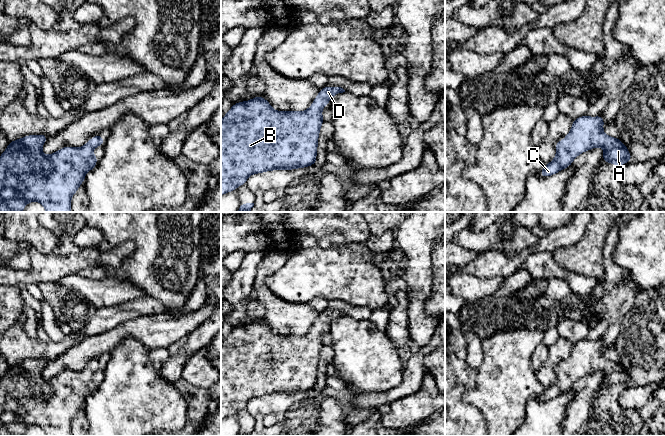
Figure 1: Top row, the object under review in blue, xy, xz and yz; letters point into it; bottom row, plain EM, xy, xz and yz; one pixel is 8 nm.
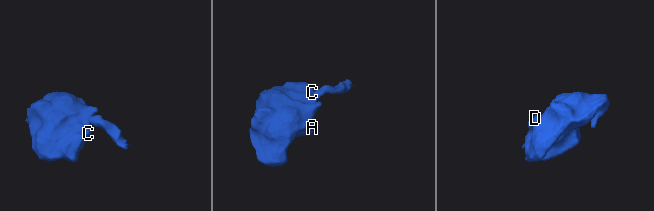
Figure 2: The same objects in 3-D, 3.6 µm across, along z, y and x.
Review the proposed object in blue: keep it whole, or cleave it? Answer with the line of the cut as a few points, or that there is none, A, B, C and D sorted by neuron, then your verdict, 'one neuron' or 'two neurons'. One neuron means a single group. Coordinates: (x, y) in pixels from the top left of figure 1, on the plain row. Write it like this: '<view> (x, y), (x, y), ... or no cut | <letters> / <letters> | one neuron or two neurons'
no cut | A B C D | one neuron

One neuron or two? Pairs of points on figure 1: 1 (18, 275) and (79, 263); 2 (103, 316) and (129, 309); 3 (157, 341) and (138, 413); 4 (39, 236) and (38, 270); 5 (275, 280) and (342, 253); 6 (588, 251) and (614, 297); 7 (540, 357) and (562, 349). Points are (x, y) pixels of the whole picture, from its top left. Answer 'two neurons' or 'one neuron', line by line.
1: one neuron
2: one neuron
3: two neurons
4: two neurons
5: one neuron
6: two neurons
7: two neurons

